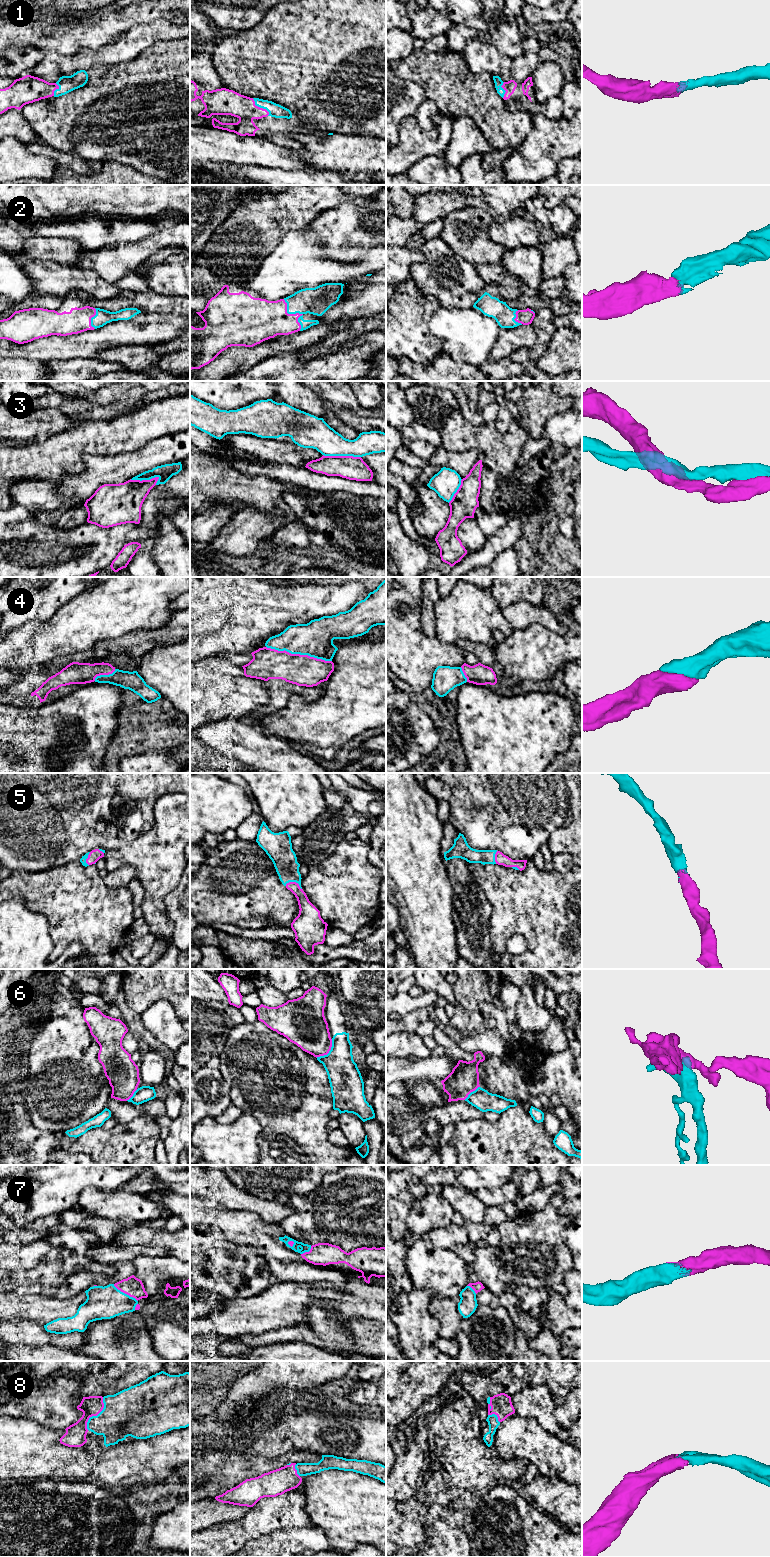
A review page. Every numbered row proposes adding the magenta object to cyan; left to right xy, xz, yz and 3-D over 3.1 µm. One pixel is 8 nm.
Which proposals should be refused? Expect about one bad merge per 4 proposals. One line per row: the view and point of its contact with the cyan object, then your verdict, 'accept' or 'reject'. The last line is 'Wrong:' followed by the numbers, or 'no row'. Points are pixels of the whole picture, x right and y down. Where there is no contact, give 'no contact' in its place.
1: meets cyan in xz at (260, 107); accept
2: meets cyan in xz at (295, 313); accept
3: meets cyan in xz at (342, 455); reject
4: meets cyan in xz at (299, 653); accept
5: meets cyan in xz at (294, 881); accept
6: meets cyan in xz at (329, 1052); reject
7: meets cyan in xy at (124, 1293); accept
8: meets cyan in xy at (97, 1415); accept
Wrong: 3, 6

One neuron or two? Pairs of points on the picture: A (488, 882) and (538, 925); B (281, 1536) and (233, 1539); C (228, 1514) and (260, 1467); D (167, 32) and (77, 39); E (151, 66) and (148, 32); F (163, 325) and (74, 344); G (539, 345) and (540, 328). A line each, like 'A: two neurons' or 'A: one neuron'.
A: one neuron
B: two neurons
C: two neurons
D: two neurons
E: two neurons
F: one neuron
G: one neuron

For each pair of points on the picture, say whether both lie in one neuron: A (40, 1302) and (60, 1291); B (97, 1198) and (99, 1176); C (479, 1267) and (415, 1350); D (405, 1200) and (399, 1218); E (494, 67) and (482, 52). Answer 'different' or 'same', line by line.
A: different
B: different
C: different
D: same
E: same

